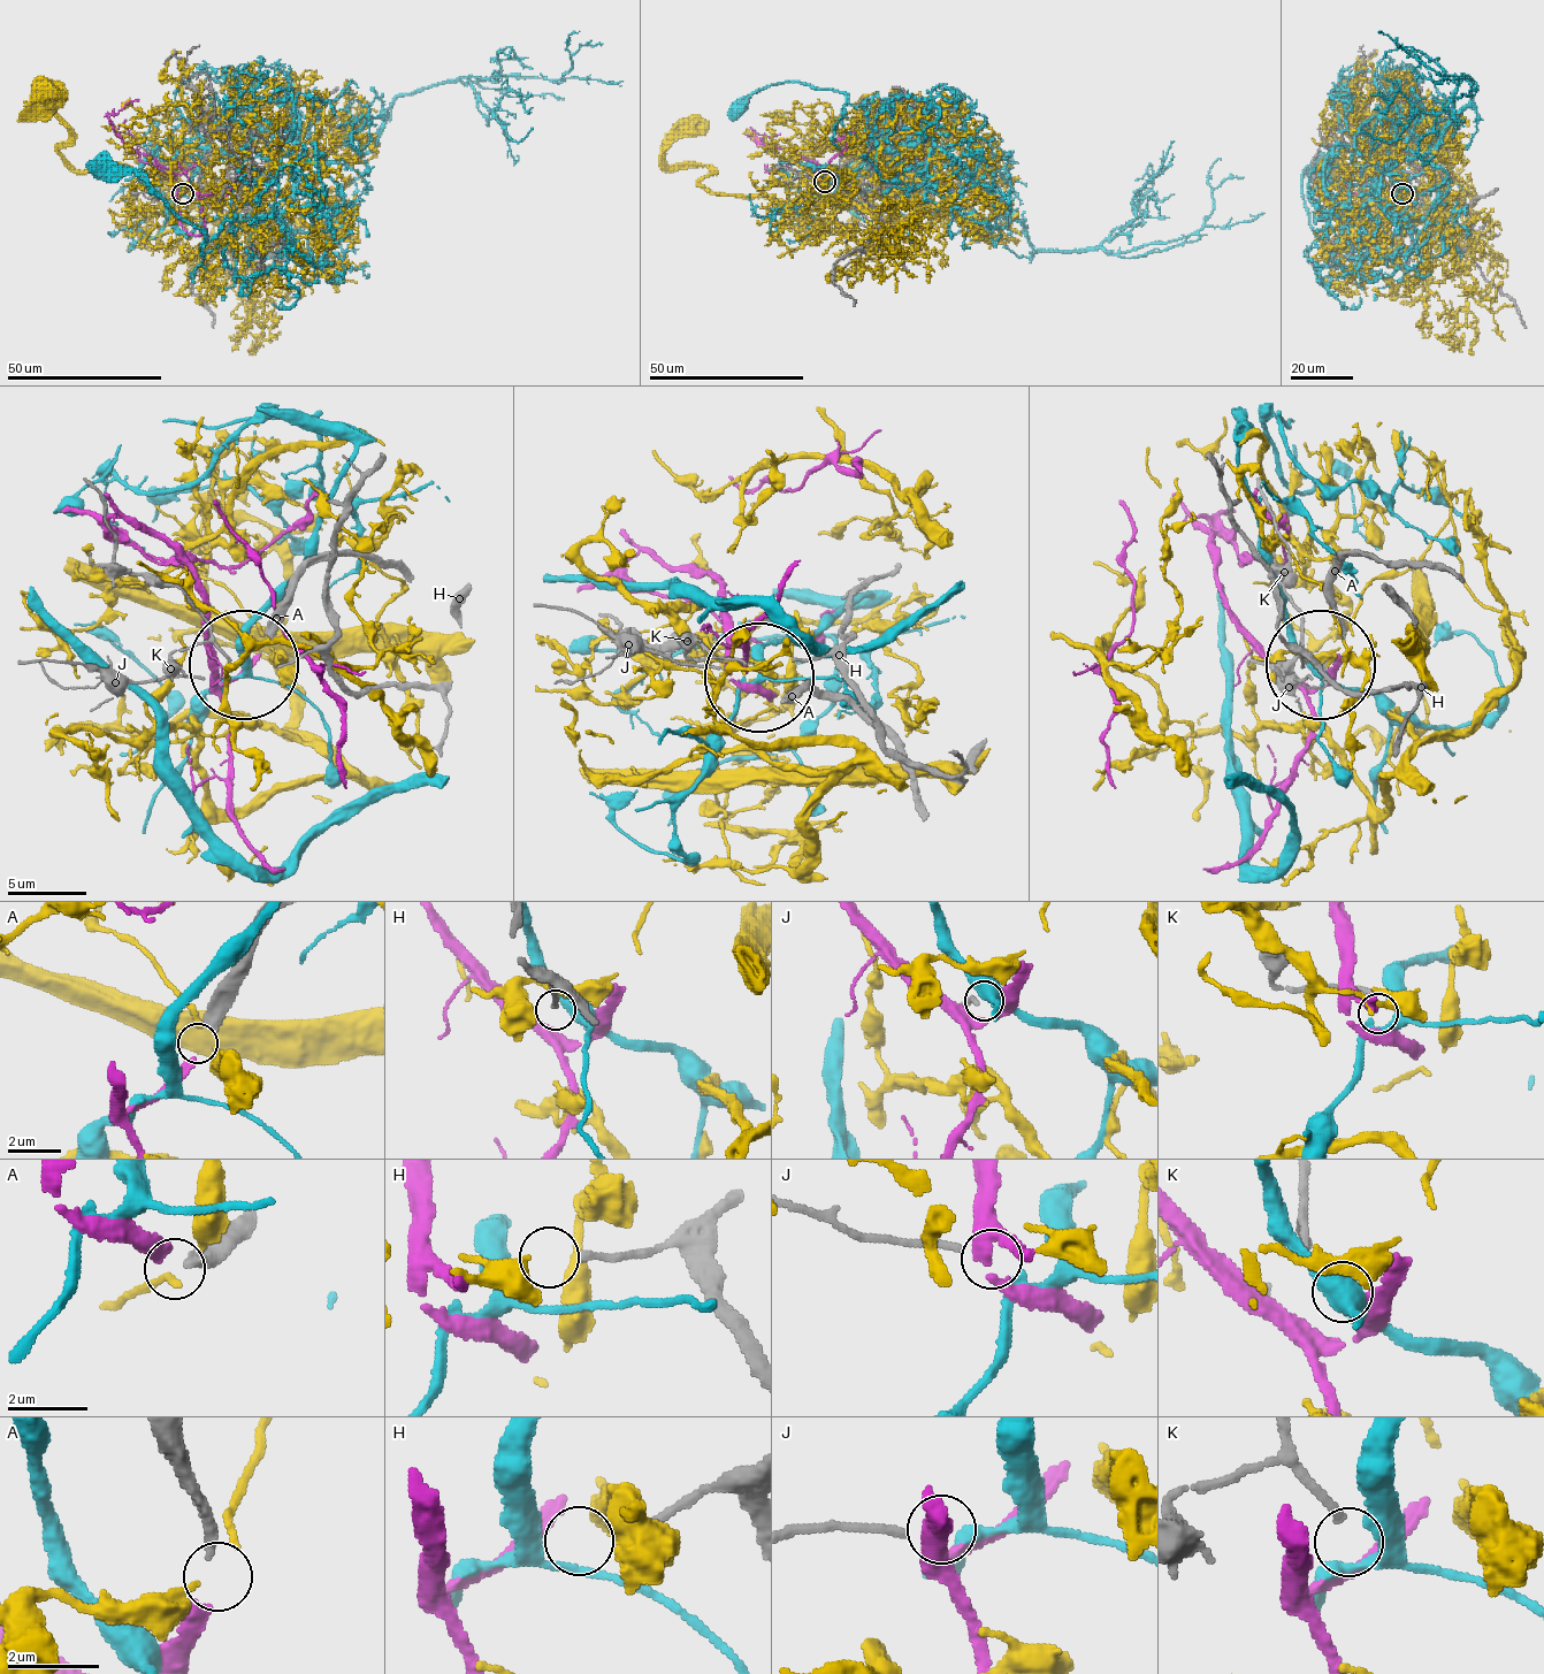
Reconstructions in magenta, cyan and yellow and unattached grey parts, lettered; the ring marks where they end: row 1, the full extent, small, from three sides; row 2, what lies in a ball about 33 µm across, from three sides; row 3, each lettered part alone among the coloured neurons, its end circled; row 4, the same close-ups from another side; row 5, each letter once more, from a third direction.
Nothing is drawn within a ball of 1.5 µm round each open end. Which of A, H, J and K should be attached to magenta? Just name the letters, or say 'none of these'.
A

